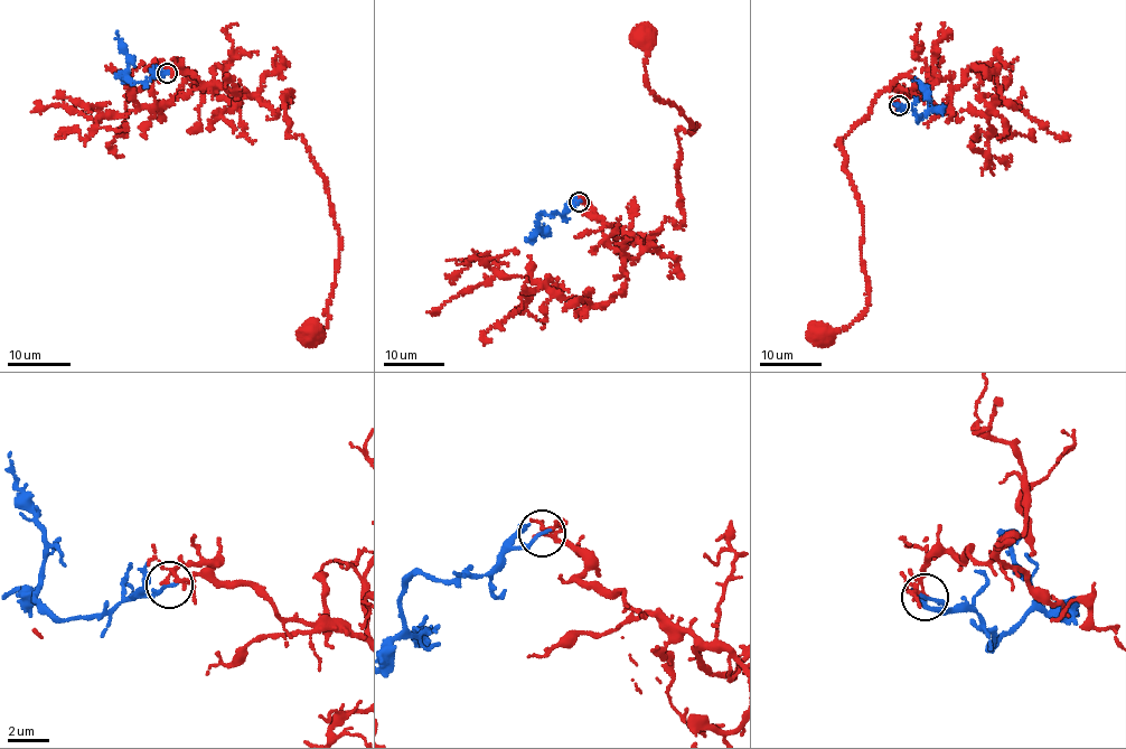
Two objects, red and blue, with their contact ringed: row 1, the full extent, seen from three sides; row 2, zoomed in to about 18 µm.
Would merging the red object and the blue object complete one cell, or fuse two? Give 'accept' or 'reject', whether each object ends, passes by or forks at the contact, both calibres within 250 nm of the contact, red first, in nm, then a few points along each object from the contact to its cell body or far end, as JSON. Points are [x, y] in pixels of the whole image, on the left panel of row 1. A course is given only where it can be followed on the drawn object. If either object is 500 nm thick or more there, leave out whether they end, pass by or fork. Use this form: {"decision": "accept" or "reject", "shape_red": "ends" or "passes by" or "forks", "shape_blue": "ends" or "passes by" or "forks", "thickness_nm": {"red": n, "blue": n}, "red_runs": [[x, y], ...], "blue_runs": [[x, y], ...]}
{"decision": "accept", "shape_red": "forks", "shape_blue": "ends", "thickness_nm": {"red": 90, "blue": 160}, "red_runs": [[166, 72], [277, 115], [289, 90], [287, 134], [325, 179], [340, 240], [328, 325], [318, 339], [308, 330]], "blue_runs": [[166, 72], [132, 83], [125, 76], [128, 58], [118, 33]]}

